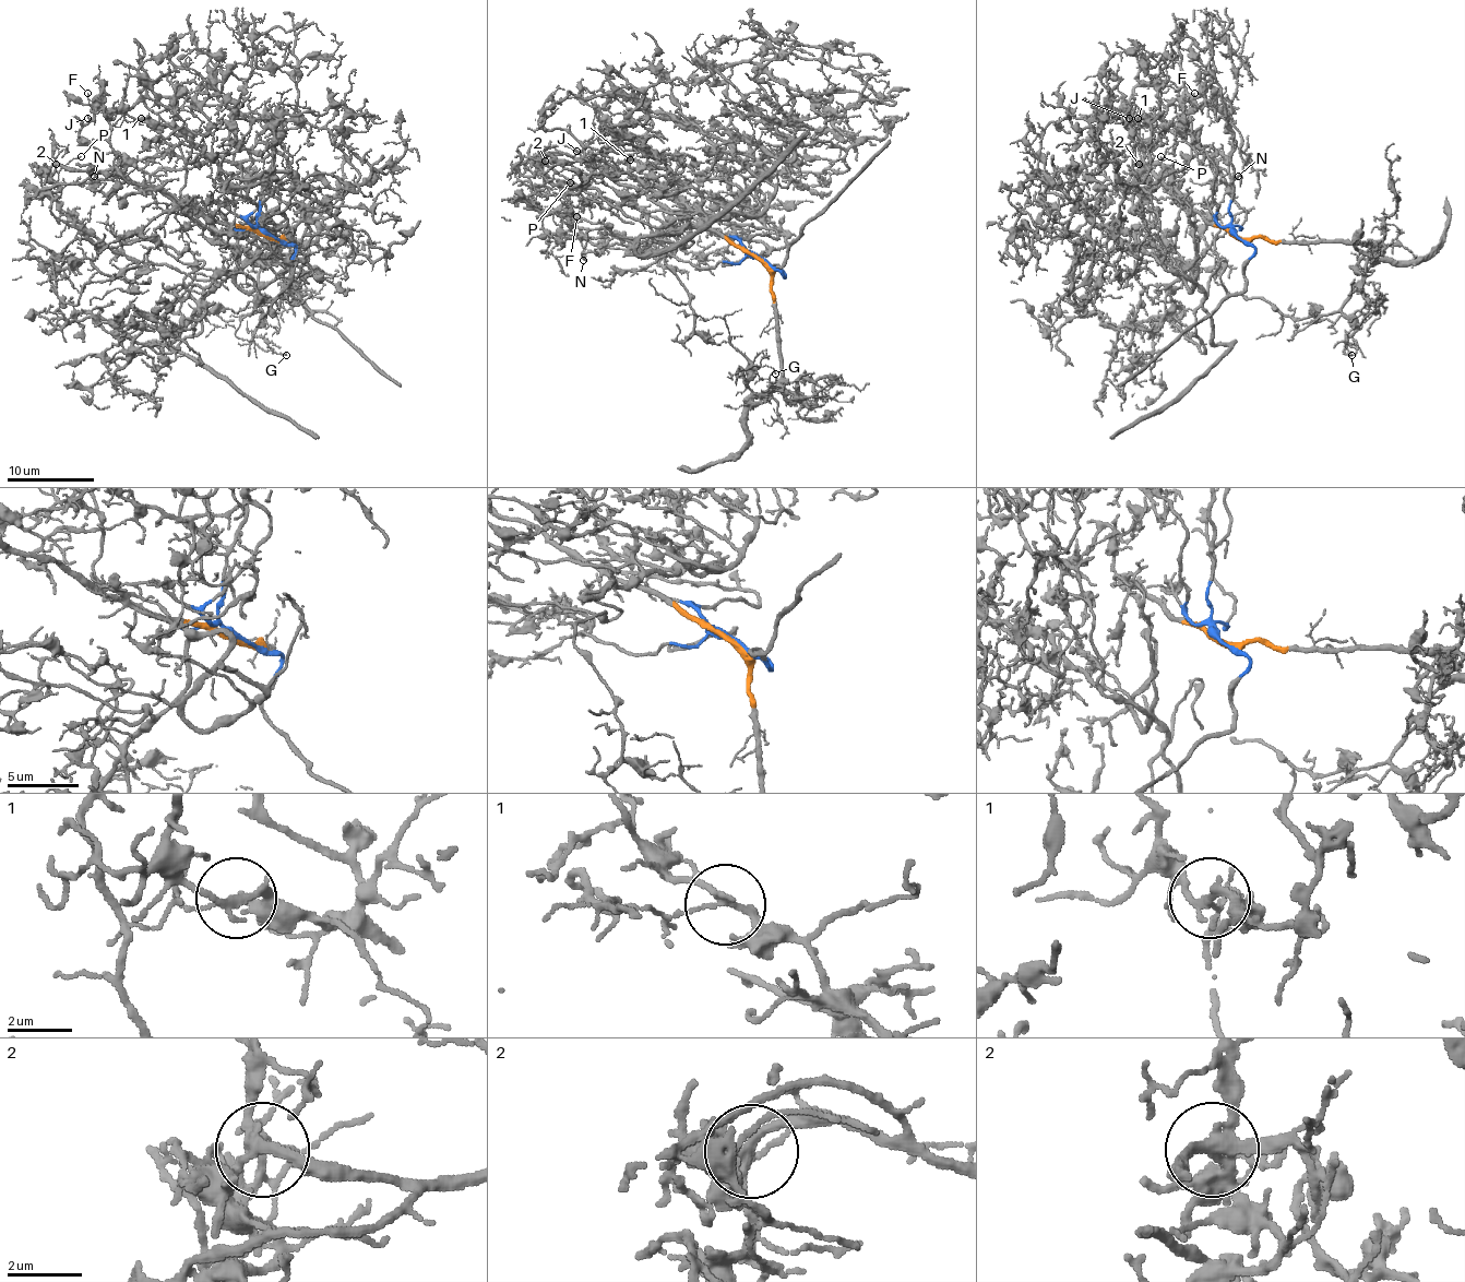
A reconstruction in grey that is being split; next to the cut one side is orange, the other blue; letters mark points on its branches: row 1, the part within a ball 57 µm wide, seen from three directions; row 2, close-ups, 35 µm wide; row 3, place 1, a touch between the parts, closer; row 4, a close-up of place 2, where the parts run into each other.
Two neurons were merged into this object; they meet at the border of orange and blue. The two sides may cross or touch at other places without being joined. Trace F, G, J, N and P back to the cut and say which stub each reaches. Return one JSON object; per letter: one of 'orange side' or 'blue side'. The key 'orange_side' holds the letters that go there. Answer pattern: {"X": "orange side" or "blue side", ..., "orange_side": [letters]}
{"F": "blue side", "G": "orange side", "J": "blue side", "N": "blue side", "P": "orange side", "orange_side": ["G", "P"]}

